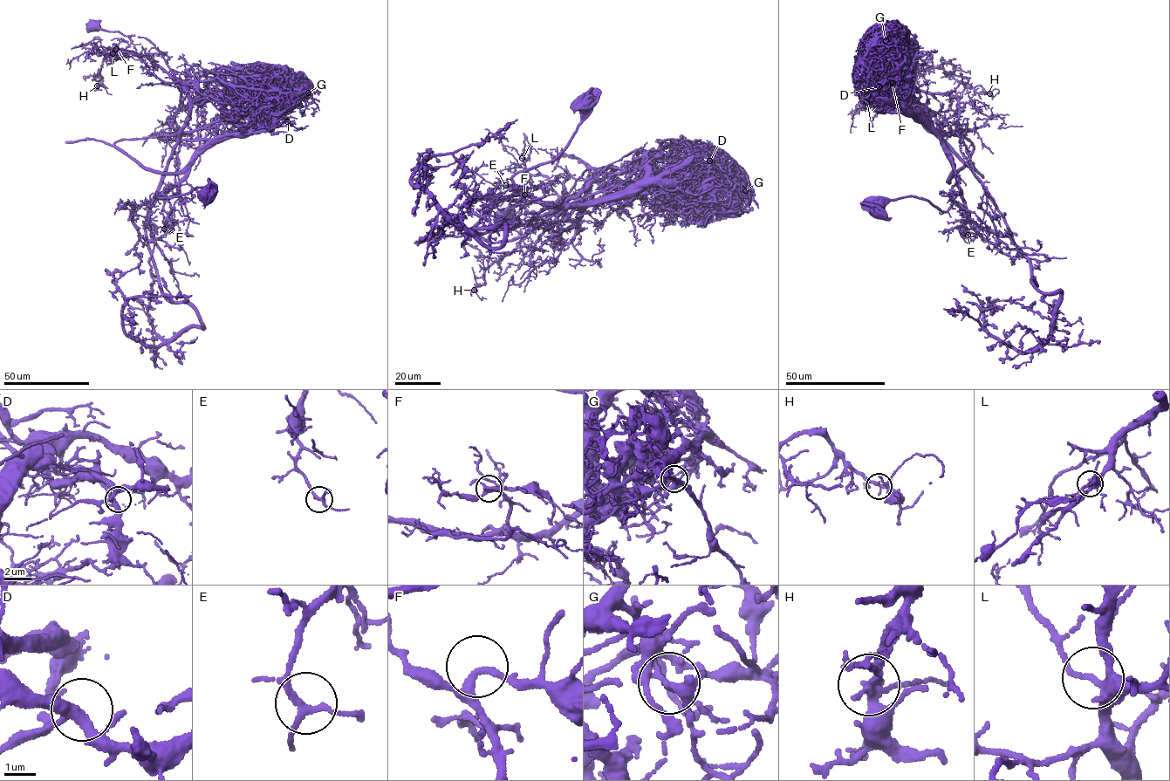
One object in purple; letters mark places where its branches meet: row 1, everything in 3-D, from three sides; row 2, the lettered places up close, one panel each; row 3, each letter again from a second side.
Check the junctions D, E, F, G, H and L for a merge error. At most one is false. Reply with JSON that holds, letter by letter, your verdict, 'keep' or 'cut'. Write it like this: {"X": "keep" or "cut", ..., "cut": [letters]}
{"D": "keep", "E": "keep", "F": "keep", "G": "cut", "H": "keep", "L": "keep", "cut": ["G"]}

